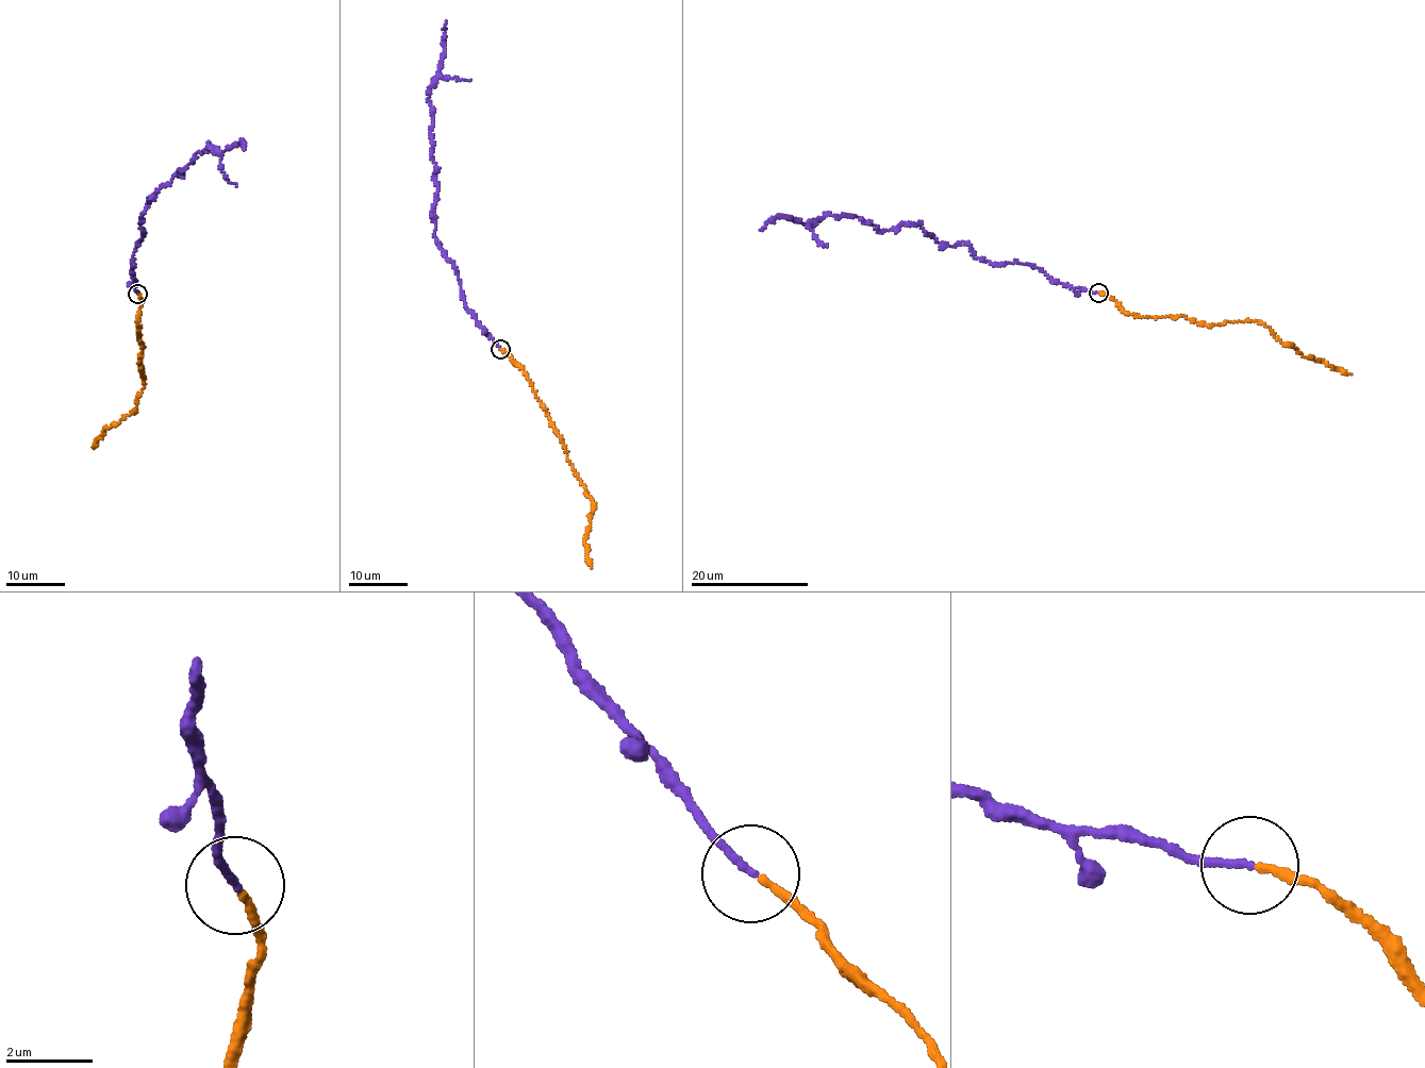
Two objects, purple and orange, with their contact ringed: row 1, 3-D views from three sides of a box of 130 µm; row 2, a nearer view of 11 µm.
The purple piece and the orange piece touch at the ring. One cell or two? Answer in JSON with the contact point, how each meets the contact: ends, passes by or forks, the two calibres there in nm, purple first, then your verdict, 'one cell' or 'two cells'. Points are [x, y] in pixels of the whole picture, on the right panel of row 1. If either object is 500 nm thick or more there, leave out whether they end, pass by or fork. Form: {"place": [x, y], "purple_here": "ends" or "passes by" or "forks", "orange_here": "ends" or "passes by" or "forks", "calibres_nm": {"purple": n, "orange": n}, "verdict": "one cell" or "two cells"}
{"place": [1098, 293], "purple_here": "ends", "orange_here": "ends", "calibres_nm": {"purple": 160, "orange": 170}, "verdict": "two cells"}

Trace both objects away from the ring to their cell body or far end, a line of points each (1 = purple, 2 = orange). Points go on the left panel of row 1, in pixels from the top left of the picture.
1: (138, 294), (132, 270), (148, 200), (210, 145), (221, 153), (243, 140), (244, 149)
2: (137, 295), (144, 384), (135, 409), (103, 430), (93, 448)

